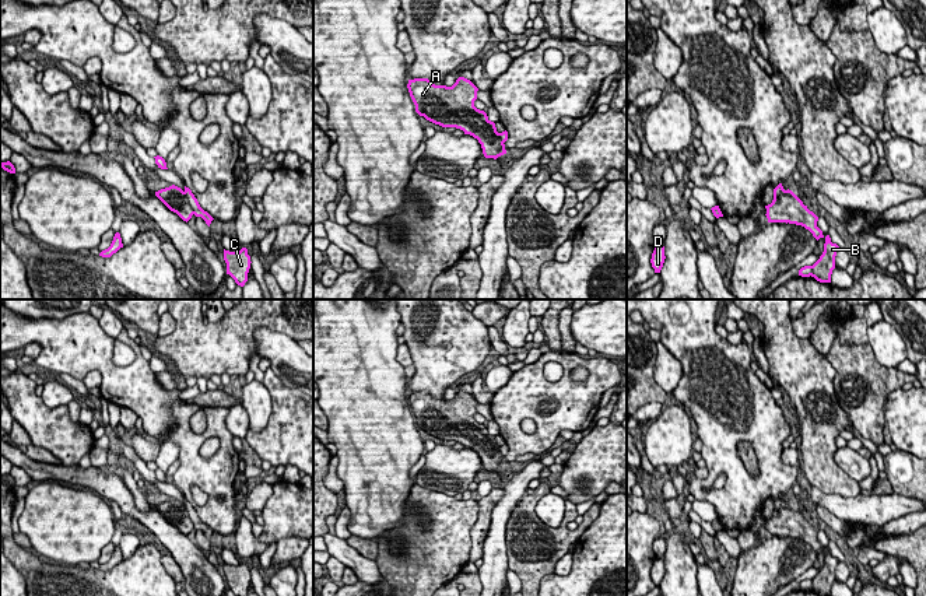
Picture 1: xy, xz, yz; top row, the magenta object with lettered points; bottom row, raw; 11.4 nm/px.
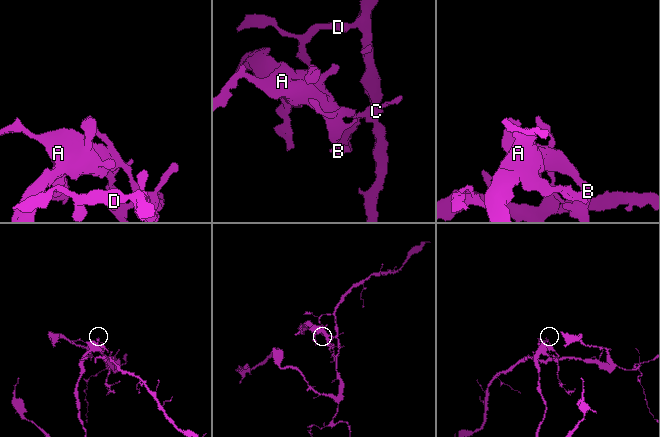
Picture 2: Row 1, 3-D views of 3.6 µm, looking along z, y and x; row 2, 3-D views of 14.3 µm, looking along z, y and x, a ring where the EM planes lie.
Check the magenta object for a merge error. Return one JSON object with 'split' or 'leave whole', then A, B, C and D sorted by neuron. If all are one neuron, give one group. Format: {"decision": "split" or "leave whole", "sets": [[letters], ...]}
{"decision": "split", "sets": [["A", "B"], ["C", "D"]]}

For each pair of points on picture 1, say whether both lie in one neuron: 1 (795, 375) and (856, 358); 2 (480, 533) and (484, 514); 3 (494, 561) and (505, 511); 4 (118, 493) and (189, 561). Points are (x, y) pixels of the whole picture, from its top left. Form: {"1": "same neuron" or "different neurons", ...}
{"1": "different neurons", "2": "same neuron", "3": "same neuron", "4": "same neuron"}

